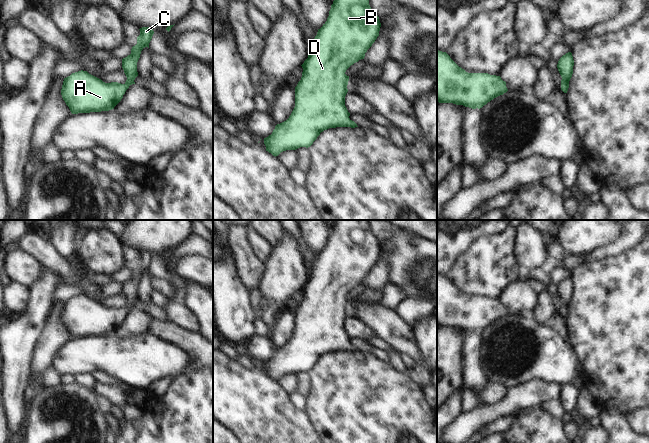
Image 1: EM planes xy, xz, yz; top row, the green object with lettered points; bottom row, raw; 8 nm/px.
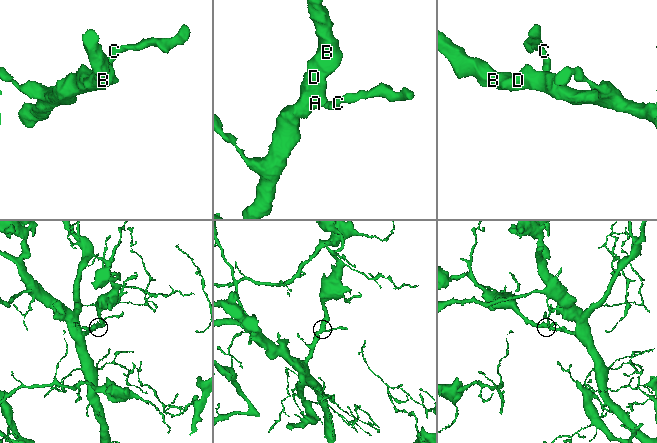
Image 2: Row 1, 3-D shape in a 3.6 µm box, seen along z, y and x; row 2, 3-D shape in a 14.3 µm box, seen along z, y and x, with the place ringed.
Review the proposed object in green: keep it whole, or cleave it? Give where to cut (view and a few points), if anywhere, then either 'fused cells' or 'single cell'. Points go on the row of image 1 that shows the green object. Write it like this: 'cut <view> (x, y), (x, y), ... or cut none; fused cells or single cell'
cut none; single cell

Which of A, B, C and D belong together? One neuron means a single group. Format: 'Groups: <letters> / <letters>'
Groups: A B C D.

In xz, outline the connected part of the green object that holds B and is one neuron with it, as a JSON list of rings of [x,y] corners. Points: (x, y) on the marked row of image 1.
[[[334,0],[333,1],[327,21],[323,24],[323,26],[320,29],[318,29],[317,35],[315,36],[314,40],[309,46],[308,58],[301,65],[303,68],[303,72],[302,72],[301,80],[298,82],[297,86],[295,87],[295,107],[289,118],[286,121],[277,124],[272,134],[264,138],[266,151],[268,151],[269,153],[271,153],[273,156],[276,157],[281,152],[286,150],[296,150],[300,147],[306,147],[306,148],[310,147],[313,144],[313,142],[317,139],[317,137],[320,135],[320,133],[329,128],[358,127],[357,124],[349,118],[350,113],[348,112],[345,106],[345,96],[348,92],[347,85],[349,81],[349,76],[347,76],[345,72],[351,65],[353,65],[354,63],[358,62],[361,59],[364,59],[365,53],[379,36],[380,27],[381,27],[381,23],[379,17],[371,9],[369,5],[369,0]]]

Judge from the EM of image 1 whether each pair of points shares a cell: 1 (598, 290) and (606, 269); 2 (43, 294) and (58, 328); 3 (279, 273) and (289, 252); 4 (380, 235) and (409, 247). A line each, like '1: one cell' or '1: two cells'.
1: one cell
2: two cells
3: one cell
4: two cells

